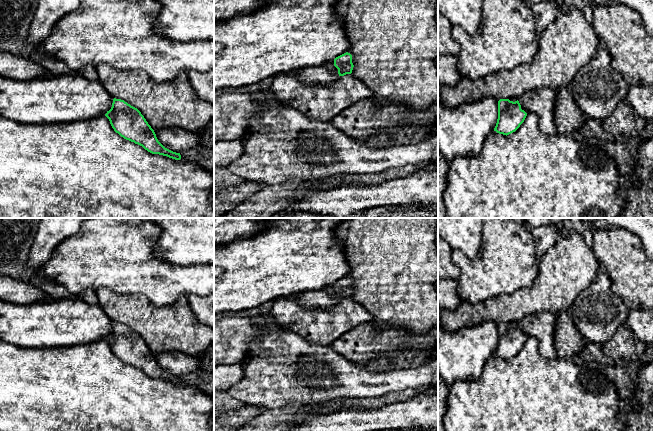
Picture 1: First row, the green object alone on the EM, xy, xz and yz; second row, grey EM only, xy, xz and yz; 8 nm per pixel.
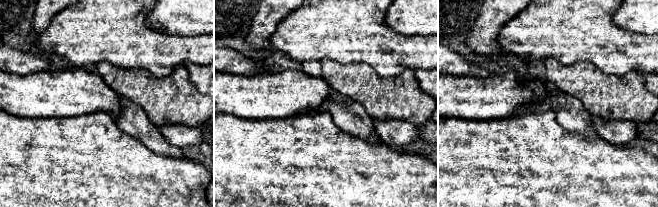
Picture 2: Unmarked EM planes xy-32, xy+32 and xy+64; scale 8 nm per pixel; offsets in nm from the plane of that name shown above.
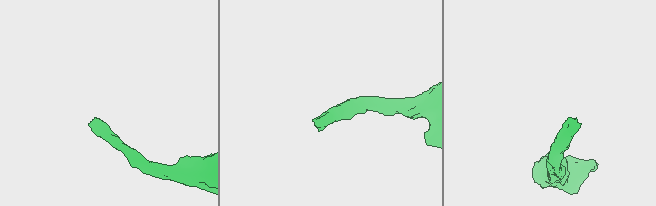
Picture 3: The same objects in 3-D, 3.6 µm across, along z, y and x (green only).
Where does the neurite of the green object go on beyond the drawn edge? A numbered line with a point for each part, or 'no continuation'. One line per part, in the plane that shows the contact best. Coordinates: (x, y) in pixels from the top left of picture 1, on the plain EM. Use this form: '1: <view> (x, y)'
1: xz (324, 298)

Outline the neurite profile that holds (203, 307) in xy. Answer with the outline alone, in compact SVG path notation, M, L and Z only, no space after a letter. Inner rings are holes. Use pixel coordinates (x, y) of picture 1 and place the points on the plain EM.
M214 294L205 297L187 295L186 298L196 318L214 328Z

